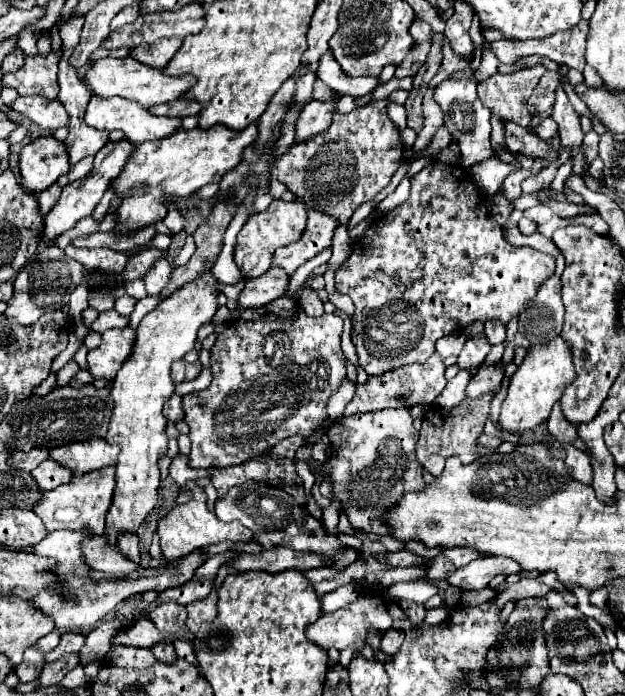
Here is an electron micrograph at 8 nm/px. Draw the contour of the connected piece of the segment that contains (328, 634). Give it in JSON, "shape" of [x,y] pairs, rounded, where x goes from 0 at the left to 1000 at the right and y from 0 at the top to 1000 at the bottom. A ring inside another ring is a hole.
{"shape":[[[579,852],[566,866],[560,866],[554,875],[541,875],[534,881],[518,881],[506,895],[499,895],[490,904],[490,915],[502,924],[509,924],[518,932],[538,930],[541,935],[547,932],[563,932],[570,938],[576,938],[586,927],[586,912],[592,907],[605,907],[608,912],[614,912],[621,904],[627,901],[627,886],[618,878],[618,869],[611,864],[608,855],[592,855],[592,852]]]}

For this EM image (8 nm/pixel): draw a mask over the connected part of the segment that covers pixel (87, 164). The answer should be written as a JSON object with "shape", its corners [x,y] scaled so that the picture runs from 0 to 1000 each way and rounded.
{"shape":[[[134,226],[122,237],[115,237],[115,243],[106,251],[99,251],[99,257],[93,257],[93,263],[102,269],[102,266],[109,266],[109,263],[115,263],[122,257],[138,254],[147,246],[147,234],[150,234],[150,226]]]}

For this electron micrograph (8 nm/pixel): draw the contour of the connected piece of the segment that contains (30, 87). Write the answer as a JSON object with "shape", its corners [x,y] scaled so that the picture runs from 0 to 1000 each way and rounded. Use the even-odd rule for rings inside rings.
{"shape":[[[99,73],[77,79],[38,82],[32,102],[6,111],[6,122],[29,128],[32,136],[64,136],[74,142],[93,139],[93,91]]]}

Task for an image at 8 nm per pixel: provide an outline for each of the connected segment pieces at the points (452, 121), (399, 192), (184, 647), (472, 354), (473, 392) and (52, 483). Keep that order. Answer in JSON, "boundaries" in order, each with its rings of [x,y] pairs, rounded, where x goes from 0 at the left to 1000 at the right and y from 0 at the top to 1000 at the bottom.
{"boundaries":[[[[739,111],[739,114],[710,114],[694,134],[694,145],[704,151],[710,162],[710,182],[723,188],[723,194],[736,203],[739,237],[749,243],[774,228],[790,226],[784,208],[784,159],[771,154],[771,145],[762,136],[762,114]]],[[[648,251],[646,257],[642,260],[640,266],[637,266],[629,279],[619,282],[603,295],[603,303],[611,307],[619,307],[650,289],[654,283],[656,267],[656,259],[653,257],[653,253]]],[[[291,917],[291,918],[282,918],[277,922],[282,940],[286,945],[293,945],[299,948],[302,953],[315,957],[315,948],[314,943],[310,940],[310,932],[307,931],[306,924]]],[[[762,481],[758,487],[749,487],[749,490],[742,493],[742,501],[739,501],[736,510],[733,510],[733,524],[736,524],[736,530],[749,530],[749,527],[755,527],[755,524],[768,527],[768,524],[774,522],[778,510],[784,507],[784,501],[787,501],[787,496],[784,496],[784,490],[778,487],[778,481]]],[[[803,519],[790,522],[790,524],[771,524],[762,536],[762,542],[755,542],[755,547],[746,556],[746,568],[749,570],[768,570],[774,565],[790,562],[806,542],[806,530],[803,530]]],[[[77,659],[70,665],[64,665],[54,677],[51,677],[54,688],[61,691],[61,700],[67,705],[80,705],[86,700],[96,700],[99,694],[109,694],[118,685],[118,677],[112,677],[109,671],[90,665],[86,659]]]]}

